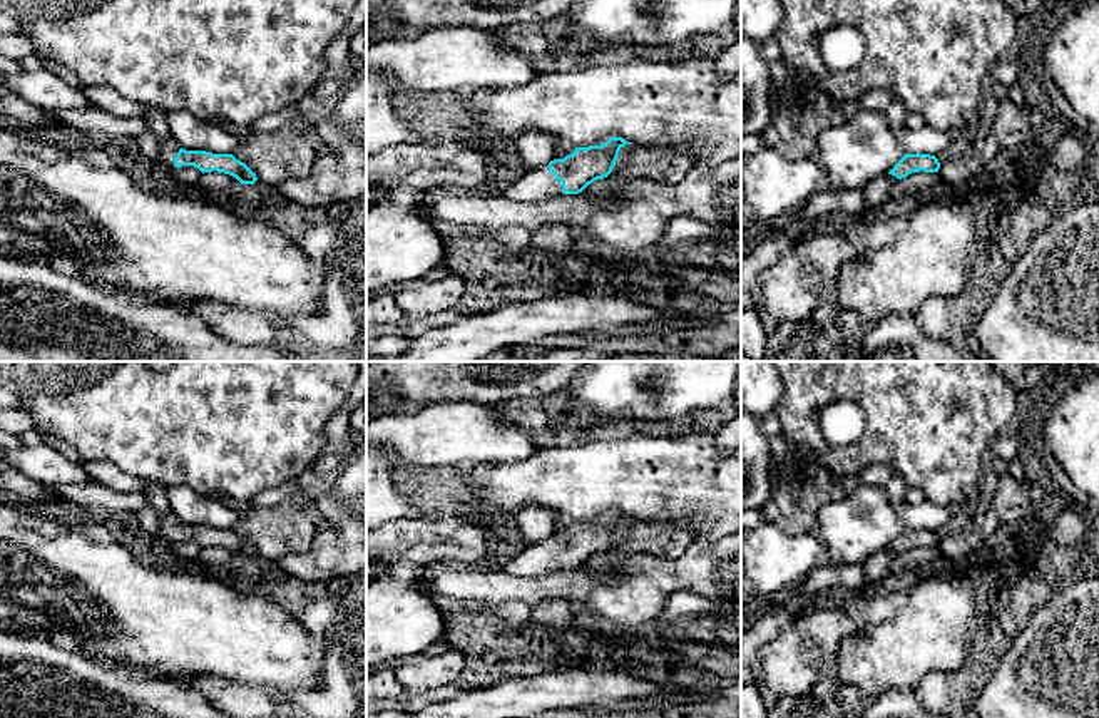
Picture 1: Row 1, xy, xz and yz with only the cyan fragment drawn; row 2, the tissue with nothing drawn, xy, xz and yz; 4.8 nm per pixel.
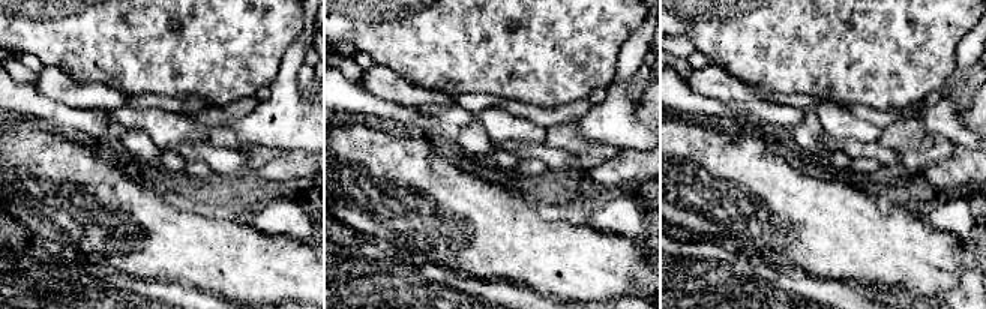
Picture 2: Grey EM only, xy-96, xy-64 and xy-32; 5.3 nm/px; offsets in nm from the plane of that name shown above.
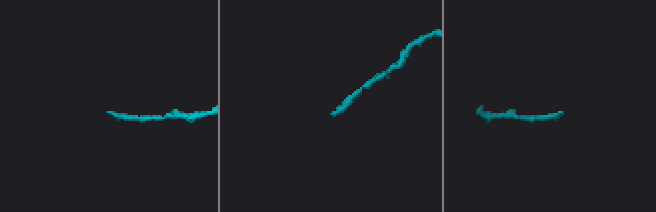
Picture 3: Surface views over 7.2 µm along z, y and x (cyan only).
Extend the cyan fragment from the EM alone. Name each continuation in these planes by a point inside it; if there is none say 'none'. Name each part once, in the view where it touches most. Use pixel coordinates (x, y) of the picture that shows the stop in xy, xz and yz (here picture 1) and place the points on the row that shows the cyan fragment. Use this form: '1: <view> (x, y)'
1: xz (537, 184)

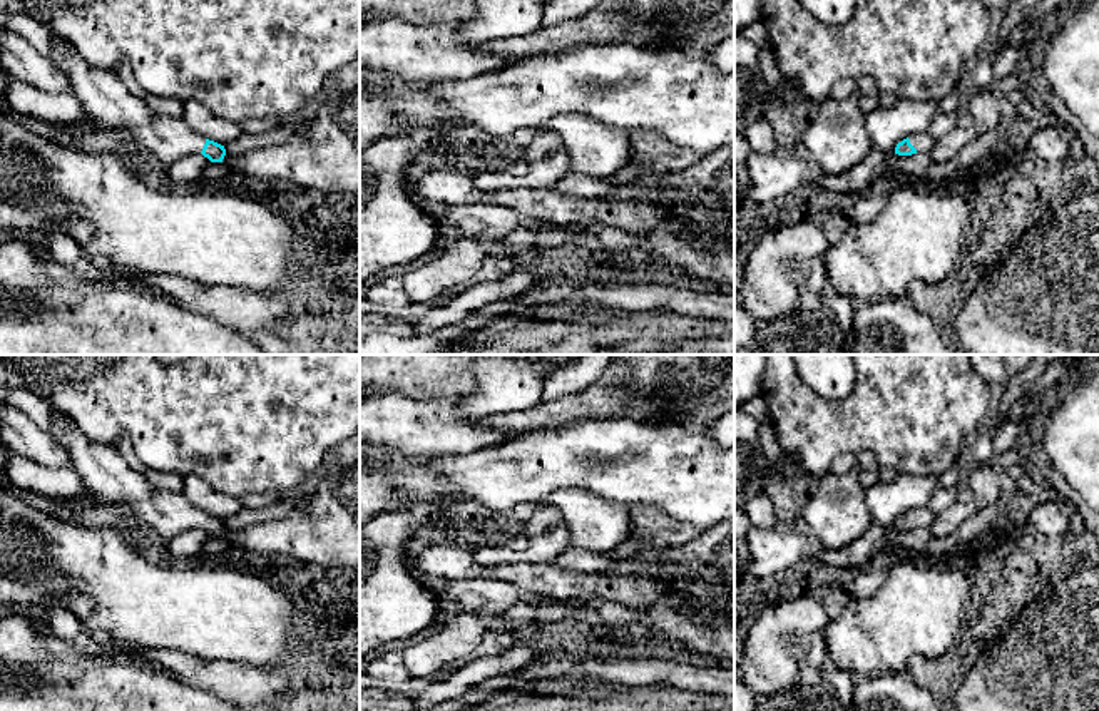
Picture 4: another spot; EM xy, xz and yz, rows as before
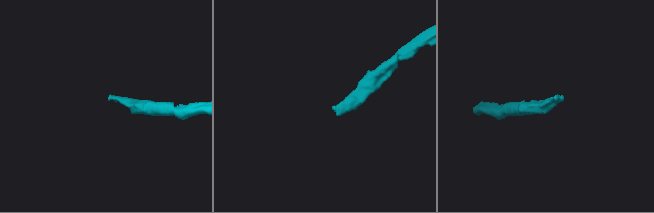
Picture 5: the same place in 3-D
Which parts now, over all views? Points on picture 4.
1: yz (922, 143)

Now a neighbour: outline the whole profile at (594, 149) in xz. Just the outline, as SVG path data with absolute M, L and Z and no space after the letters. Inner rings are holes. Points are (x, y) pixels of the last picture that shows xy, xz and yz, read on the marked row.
M562 114L540 125L562 139L572 174L609 177L629 162L629 132L582 114Z

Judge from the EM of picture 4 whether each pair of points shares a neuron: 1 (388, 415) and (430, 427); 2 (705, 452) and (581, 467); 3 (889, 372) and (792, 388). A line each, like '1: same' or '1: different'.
1: same
2: same
3: same

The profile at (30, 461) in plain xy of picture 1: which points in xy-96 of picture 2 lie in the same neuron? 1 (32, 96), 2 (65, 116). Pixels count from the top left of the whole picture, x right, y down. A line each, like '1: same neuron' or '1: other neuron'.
1: other neuron
2: other neuron

